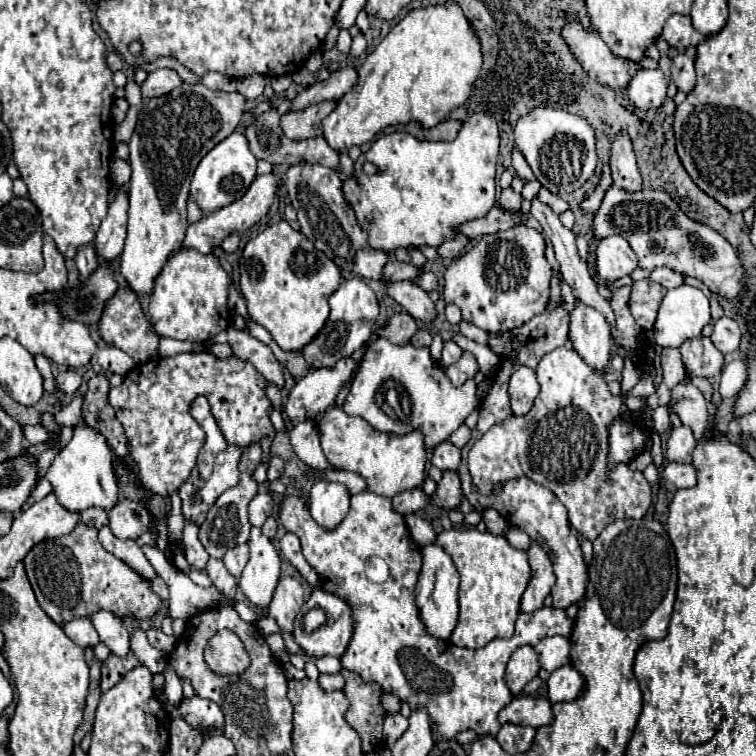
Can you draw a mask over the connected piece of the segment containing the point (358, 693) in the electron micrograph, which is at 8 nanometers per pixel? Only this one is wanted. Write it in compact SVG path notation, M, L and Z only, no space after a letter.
M340 670L344 676L344 694L350 700L350 708L346 712L346 722L360 734L362 750L374 752L382 744L382 718L386 712L380 706L382 688L378 684L364 682L358 674Z

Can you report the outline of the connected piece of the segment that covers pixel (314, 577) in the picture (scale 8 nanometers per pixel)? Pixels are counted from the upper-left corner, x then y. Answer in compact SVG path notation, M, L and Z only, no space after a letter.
M286 532L284 538L280 540L280 550L284 554L284 558L288 558L288 562L302 574L302 578L310 584L310 586L318 586L318 574L316 570L306 562L302 550L300 550L300 540L296 534Z

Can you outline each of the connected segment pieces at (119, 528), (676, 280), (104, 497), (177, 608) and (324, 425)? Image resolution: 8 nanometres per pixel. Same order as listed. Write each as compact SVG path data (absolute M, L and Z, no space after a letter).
M120 500L110 512L108 512L108 526L116 538L138 538L142 532L150 528L150 512L144 508L144 504L134 500Z
M666 266L654 268L654 270L650 272L648 278L650 278L652 282L662 284L666 290L670 290L670 288L678 288L678 286L684 284L684 276L678 274L678 272L674 272L674 270L670 270L670 268L666 268Z
M76 426L72 440L64 450L58 452L52 466L48 468L46 478L50 480L58 502L70 512L82 512L86 508L104 508L110 510L118 502L118 486L112 470L112 452L106 446L106 440L88 426Z
M142 546L142 550L144 550L148 562L154 566L156 574L168 584L168 590L170 590L168 614L172 618L188 620L194 614L214 608L222 600L226 600L226 594L224 598L221 598L211 592L210 588L196 586L186 574L182 574L170 562L166 562L166 558L162 558L162 554L158 554L158 550L154 550L154 546Z
M330 406L318 422L320 430L320 444L328 462L338 470L350 470L368 480L368 490L380 496L394 496L402 490L418 488L426 474L426 460L428 450L424 444L422 430L412 430L410 434L396 436L374 430L364 418L348 416L338 406Z

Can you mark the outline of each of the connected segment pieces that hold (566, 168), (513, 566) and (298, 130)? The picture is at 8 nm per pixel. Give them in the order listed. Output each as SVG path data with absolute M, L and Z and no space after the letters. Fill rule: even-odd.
M538 106L518 120L518 124L514 128L514 138L516 138L516 148L524 154L526 162L530 164L530 168L536 176L536 180L544 188L548 188L552 194L558 194L558 196L564 198L564 196L572 194L574 190L578 190L594 174L594 168L596 168L594 128L582 116L570 114L570 112L566 112L562 108L554 108L554 106ZM564 136L572 136L574 140L584 144L580 170L574 170L572 162L568 162L568 160L564 160L564 164L560 164L562 170L554 170L554 140L560 140Z
M476 528L440 532L436 542L452 556L460 572L460 618L450 642L462 648L482 648L494 638L510 638L520 614L522 594L532 576L528 554L510 546L504 536L478 532Z
M336 100L308 106L302 112L286 112L280 116L280 128L290 140L308 140L322 136L322 120L336 108Z

